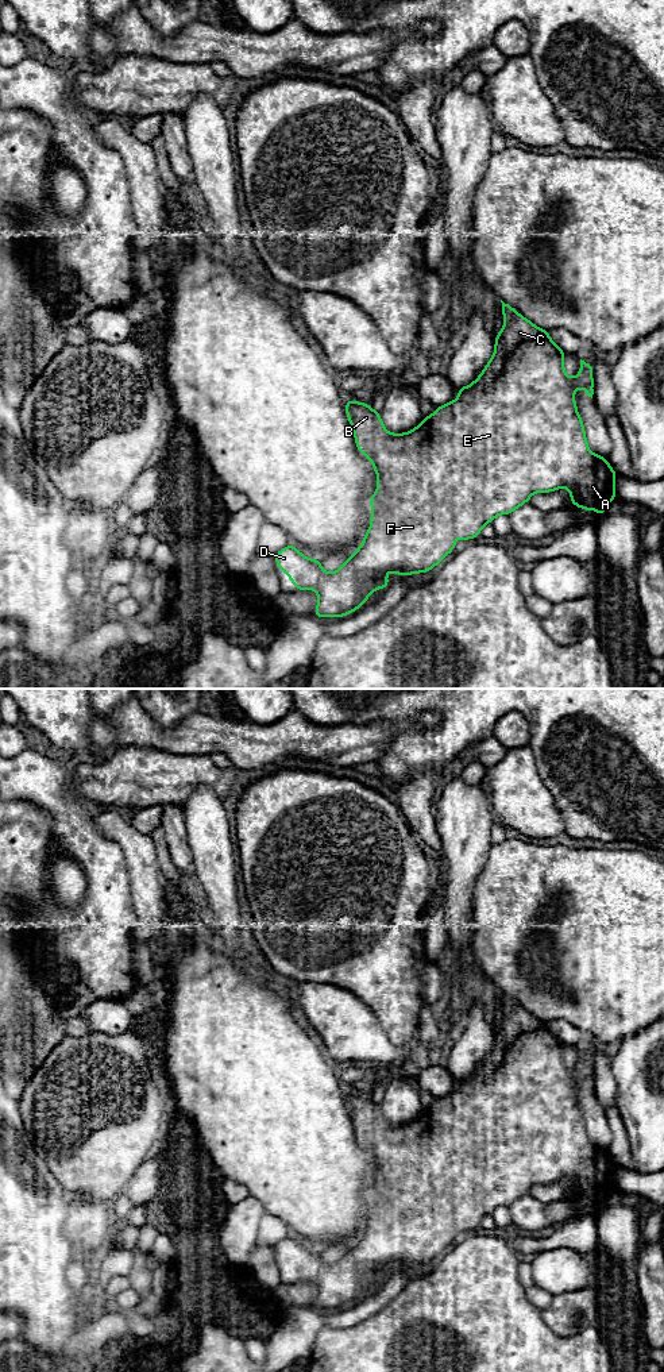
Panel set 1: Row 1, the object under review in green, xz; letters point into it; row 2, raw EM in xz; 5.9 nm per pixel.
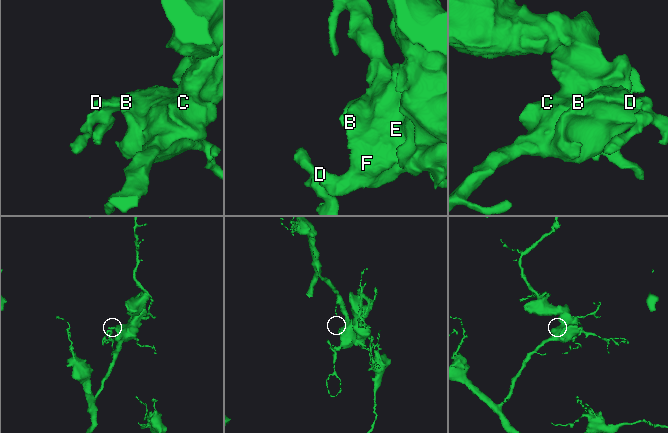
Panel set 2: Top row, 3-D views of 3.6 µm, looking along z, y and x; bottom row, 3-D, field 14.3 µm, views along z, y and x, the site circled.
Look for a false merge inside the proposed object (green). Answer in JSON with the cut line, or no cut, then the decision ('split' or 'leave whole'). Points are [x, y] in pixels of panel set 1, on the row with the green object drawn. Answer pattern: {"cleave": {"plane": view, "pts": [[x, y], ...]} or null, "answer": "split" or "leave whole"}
{"cleave": null, "answer": "leave whole"}

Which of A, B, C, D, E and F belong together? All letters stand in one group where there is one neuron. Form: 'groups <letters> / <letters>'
groups A B C D E F

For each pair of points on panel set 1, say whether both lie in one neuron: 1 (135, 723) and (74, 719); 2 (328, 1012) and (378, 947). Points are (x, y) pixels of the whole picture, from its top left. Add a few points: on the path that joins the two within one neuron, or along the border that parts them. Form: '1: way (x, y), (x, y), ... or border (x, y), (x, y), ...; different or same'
1: border (93, 712), (88, 729), (88, 740), (92, 748); different
2: border (315, 982), (332, 983), (354, 993), (370, 1010); different

